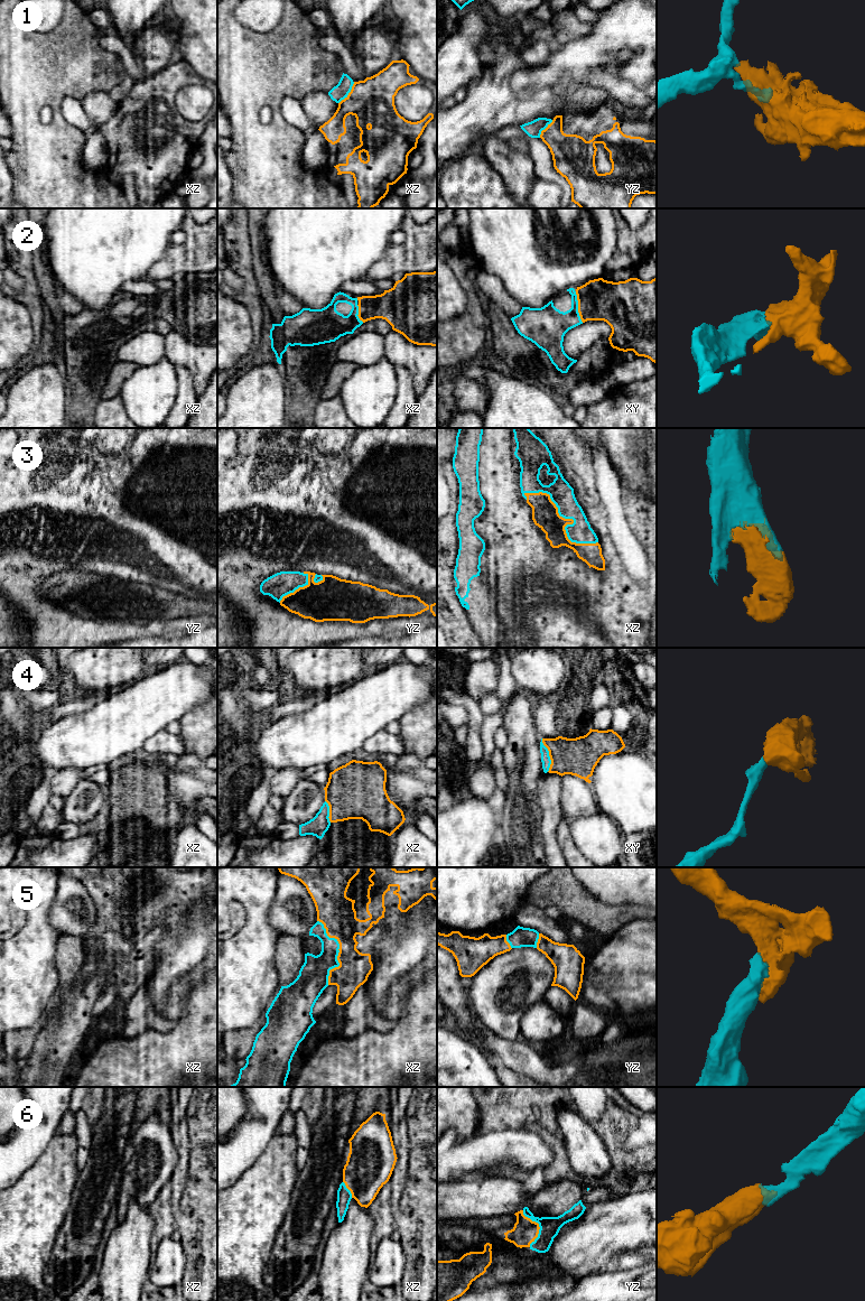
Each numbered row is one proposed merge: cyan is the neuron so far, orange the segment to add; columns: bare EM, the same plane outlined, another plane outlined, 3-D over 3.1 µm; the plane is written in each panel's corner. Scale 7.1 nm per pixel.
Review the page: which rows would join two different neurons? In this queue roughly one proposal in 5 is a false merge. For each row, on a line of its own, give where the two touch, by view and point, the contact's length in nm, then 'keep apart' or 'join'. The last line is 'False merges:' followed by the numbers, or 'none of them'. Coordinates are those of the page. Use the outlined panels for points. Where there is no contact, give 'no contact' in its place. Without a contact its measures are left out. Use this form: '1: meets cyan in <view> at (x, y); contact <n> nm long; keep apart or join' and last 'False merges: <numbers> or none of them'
1: meets cyan in xz at (349, 92); contact 200 nm long; keep apart
2: meets cyan in xy at (577, 307); contact 240 nm long; join
3: meets cyan in xz at (569, 518); contact 650 nm long; join
4: meets cyan in xy at (548, 755); contact 240 nm long; join
5: meets cyan in xz at (338, 951); contact 480 nm long; join
6: meets cyan in yz at (539, 1226); contact 280 nm long; join
False merges: 1

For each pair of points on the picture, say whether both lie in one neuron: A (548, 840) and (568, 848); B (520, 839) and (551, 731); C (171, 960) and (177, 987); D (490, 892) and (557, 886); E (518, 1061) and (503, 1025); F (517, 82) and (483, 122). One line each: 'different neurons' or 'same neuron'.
A: different neurons
B: different neurons
C: different neurons
D: different neurons
E: different neurons
F: different neurons

